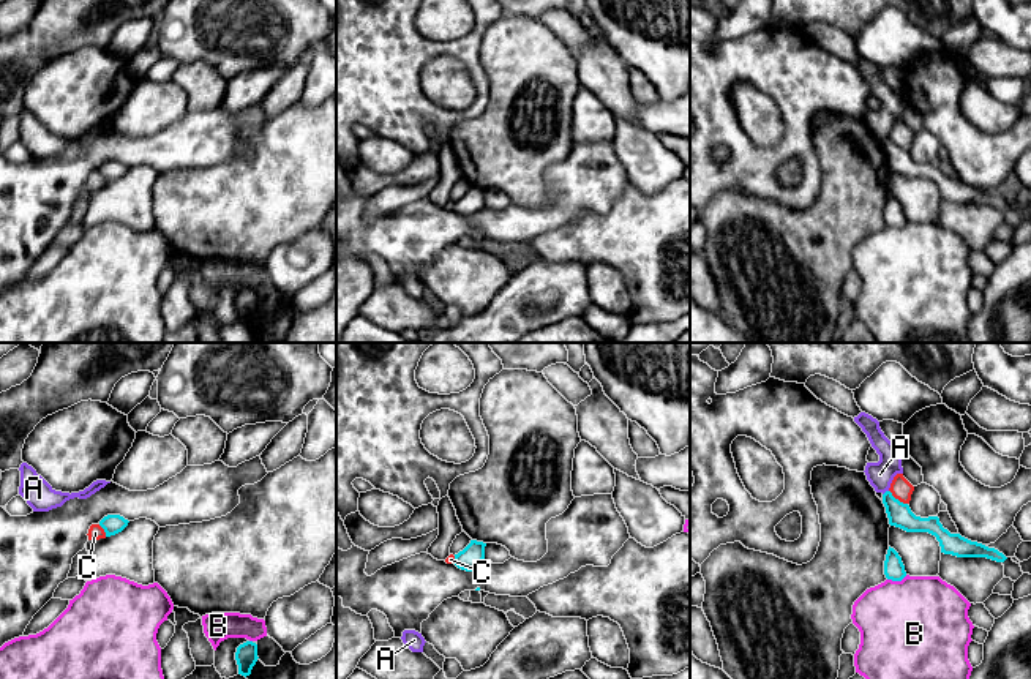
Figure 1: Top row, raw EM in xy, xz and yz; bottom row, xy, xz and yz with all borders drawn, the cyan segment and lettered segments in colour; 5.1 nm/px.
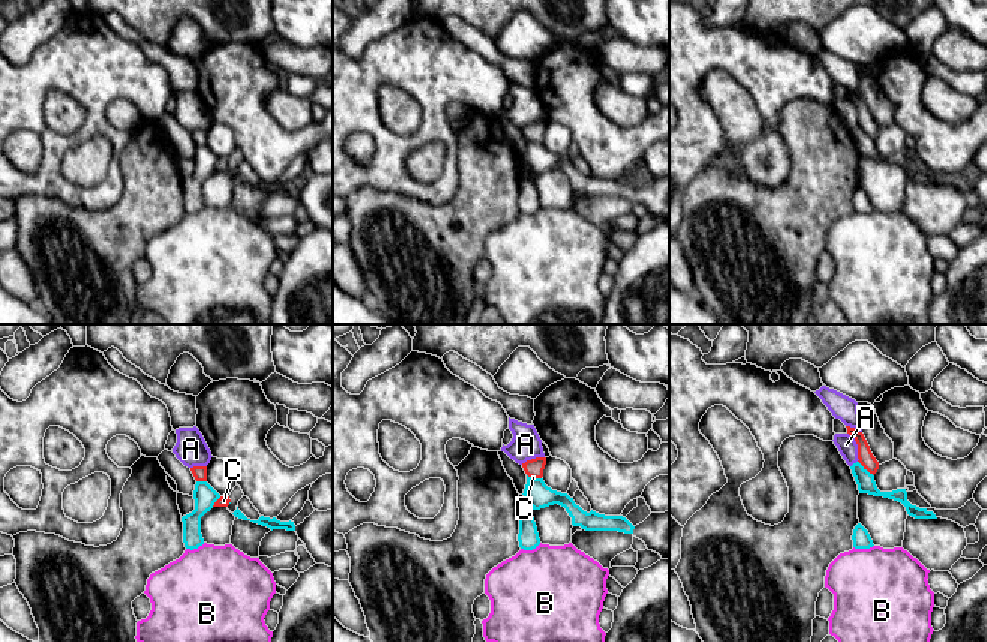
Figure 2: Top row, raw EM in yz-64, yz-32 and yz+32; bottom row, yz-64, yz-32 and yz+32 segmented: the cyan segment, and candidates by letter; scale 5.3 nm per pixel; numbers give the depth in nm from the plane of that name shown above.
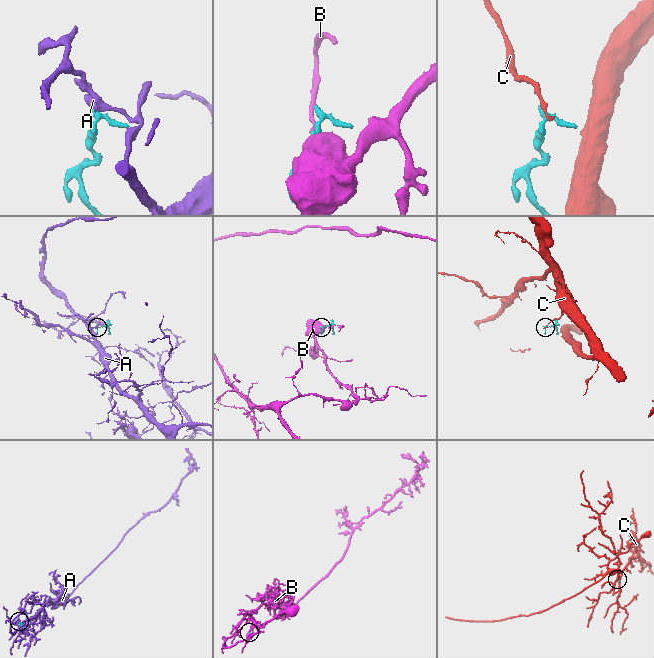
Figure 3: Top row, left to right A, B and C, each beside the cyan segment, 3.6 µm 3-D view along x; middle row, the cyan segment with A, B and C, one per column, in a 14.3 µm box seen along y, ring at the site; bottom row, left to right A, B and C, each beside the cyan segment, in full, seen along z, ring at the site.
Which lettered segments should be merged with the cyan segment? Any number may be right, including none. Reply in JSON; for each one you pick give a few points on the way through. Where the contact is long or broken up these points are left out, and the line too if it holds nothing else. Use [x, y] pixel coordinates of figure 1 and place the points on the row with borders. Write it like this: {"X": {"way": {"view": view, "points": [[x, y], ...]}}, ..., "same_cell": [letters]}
{"A": {"way": {"view": "yz", "points": [[899, 513], [884, 493], [880, 474]]}}, "same_cell": ["A"]}

